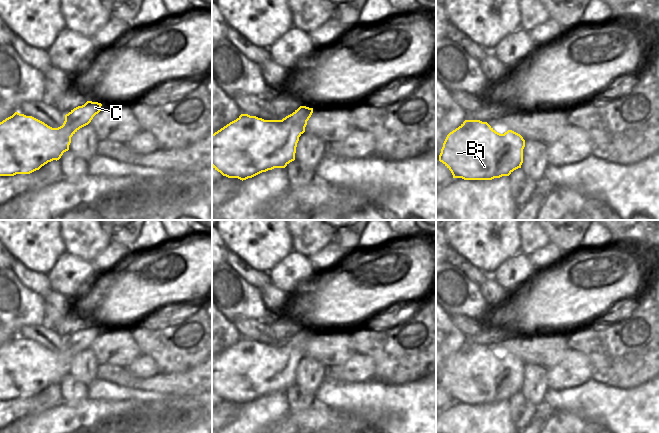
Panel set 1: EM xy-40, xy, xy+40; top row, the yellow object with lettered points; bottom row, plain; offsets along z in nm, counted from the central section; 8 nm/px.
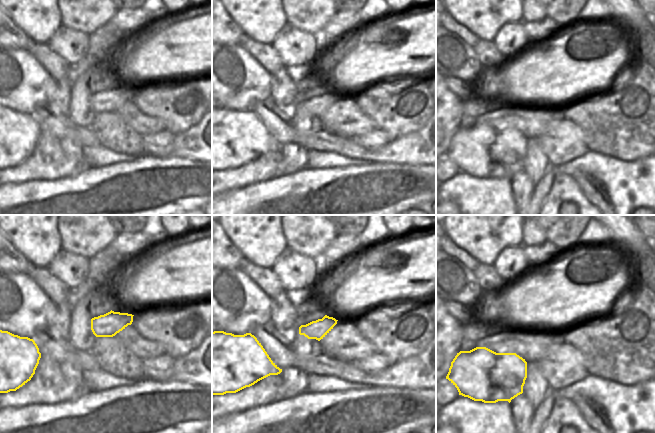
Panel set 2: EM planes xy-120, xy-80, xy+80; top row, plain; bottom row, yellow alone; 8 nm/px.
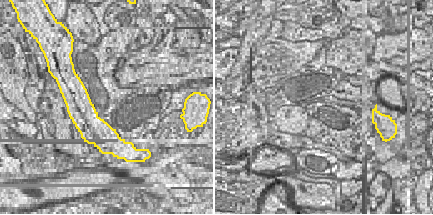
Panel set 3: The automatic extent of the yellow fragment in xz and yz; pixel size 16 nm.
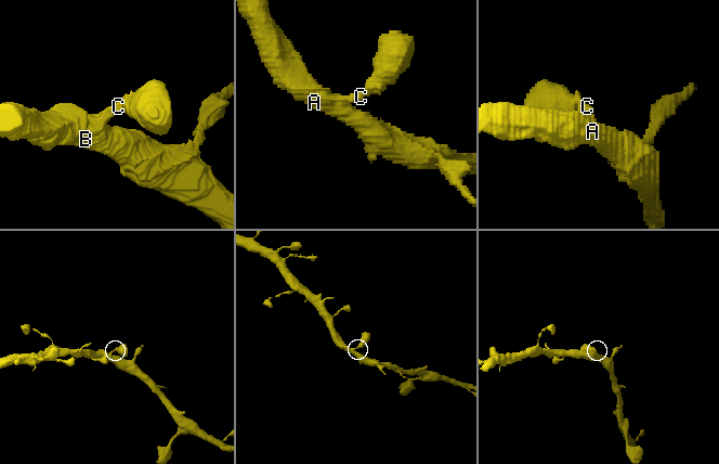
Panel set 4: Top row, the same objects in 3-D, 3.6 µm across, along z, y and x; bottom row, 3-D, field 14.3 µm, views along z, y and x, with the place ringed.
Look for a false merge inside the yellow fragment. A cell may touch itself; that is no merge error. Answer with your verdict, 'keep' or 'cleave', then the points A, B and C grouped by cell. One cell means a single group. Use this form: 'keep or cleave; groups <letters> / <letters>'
keep; groups A B C

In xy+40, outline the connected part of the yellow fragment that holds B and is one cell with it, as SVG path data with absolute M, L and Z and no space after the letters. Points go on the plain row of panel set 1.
M465 344L447 359L439 379L439 385L451 395L453 402L492 404L509 400L514 394L521 392L524 371L523 361L512 354L500 358L487 346Z

